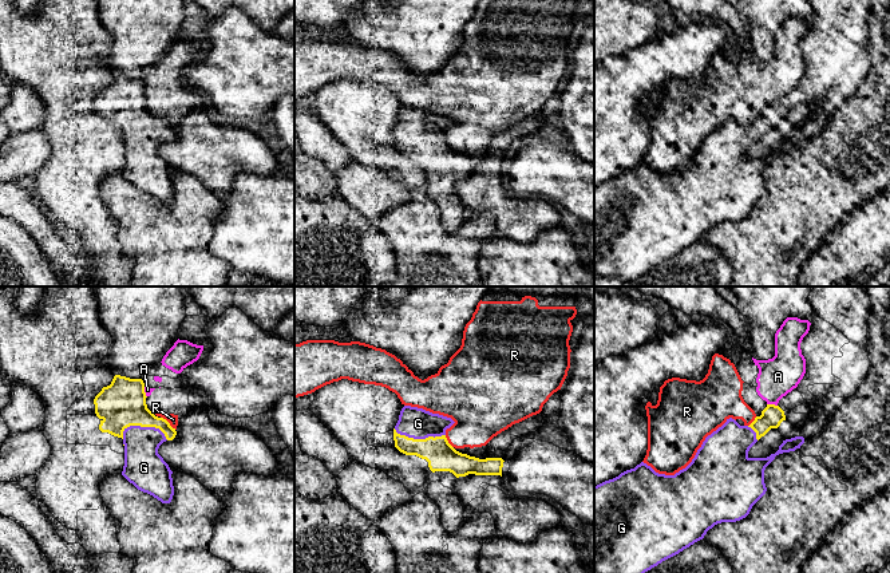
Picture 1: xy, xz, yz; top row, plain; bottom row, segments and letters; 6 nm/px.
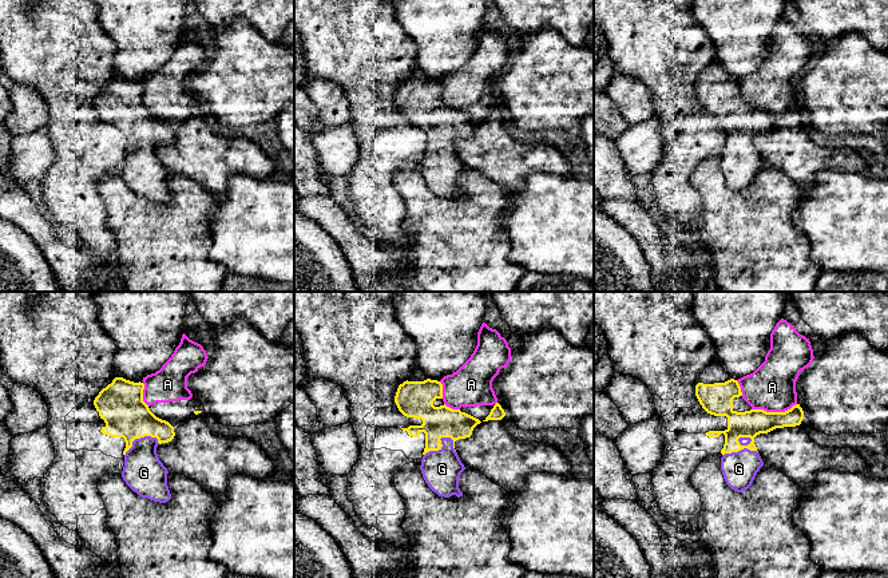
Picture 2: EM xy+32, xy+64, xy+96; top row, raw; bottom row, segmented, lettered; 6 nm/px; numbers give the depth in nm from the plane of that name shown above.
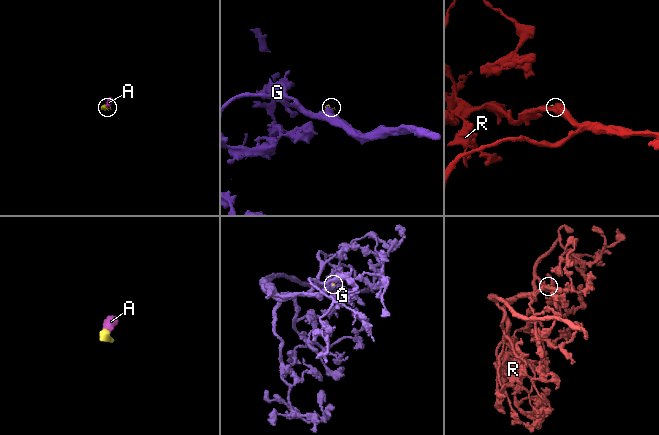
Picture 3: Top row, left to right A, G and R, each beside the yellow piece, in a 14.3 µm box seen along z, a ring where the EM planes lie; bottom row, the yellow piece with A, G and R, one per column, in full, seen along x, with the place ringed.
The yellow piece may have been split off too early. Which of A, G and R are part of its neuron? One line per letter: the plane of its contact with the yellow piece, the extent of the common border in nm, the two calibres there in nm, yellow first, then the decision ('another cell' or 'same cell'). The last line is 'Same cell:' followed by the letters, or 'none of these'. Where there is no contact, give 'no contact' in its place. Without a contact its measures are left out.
A: meets yellow in yz; contact 70 nm long; 130 nm thick on the yellow side, 240 nm on the other; another cell
G: meets yellow in xy; contact 280 nm long; 280 nm thick on the yellow side, 240 nm on the other; same cell
R: meets yellow in xy; contact 120 nm long; 200 nm thick on the yellow side, 60 nm on the other; another cell
Same cell: G

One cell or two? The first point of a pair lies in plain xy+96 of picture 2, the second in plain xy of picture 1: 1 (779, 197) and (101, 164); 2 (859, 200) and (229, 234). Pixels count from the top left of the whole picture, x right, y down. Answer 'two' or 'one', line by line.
1: two
2: one

